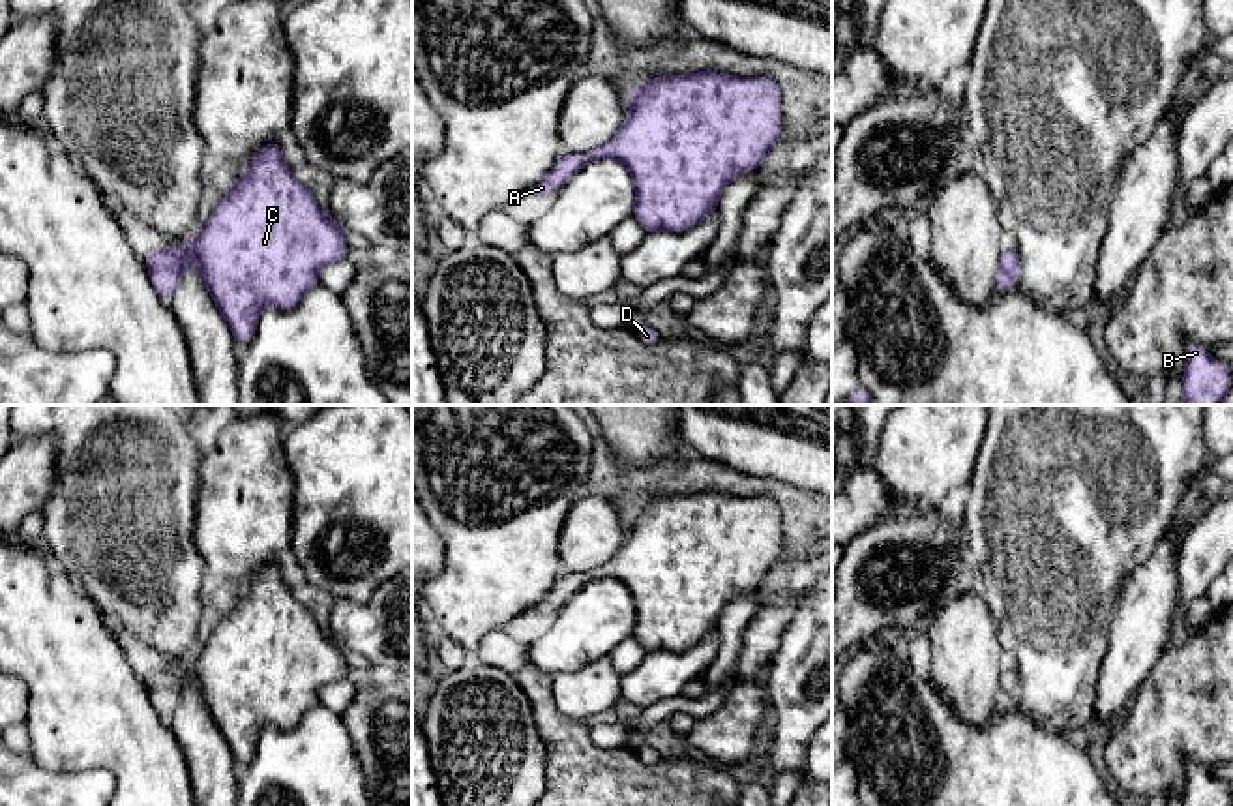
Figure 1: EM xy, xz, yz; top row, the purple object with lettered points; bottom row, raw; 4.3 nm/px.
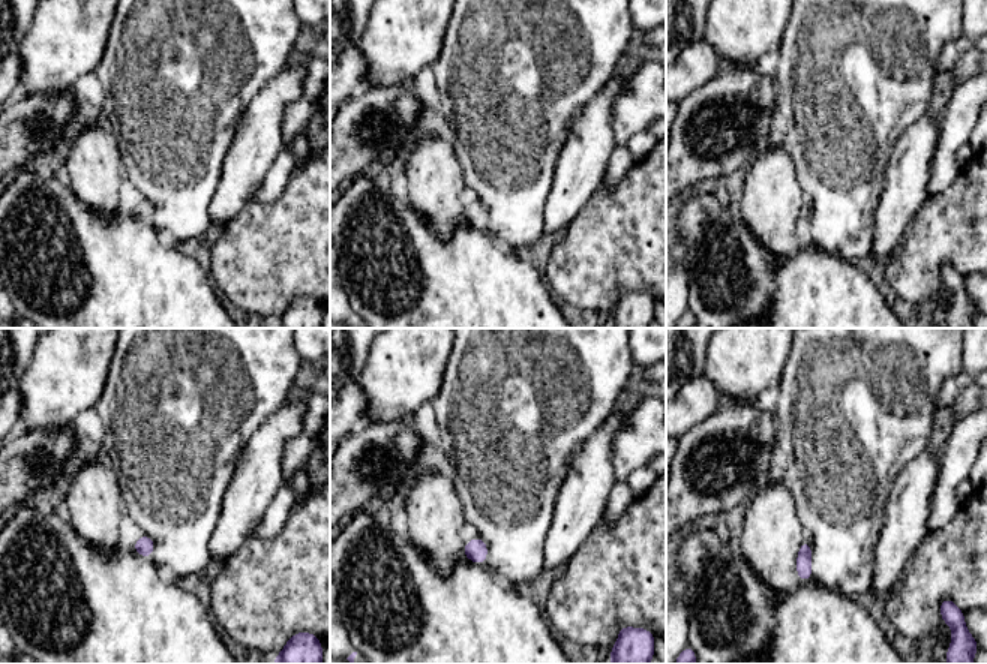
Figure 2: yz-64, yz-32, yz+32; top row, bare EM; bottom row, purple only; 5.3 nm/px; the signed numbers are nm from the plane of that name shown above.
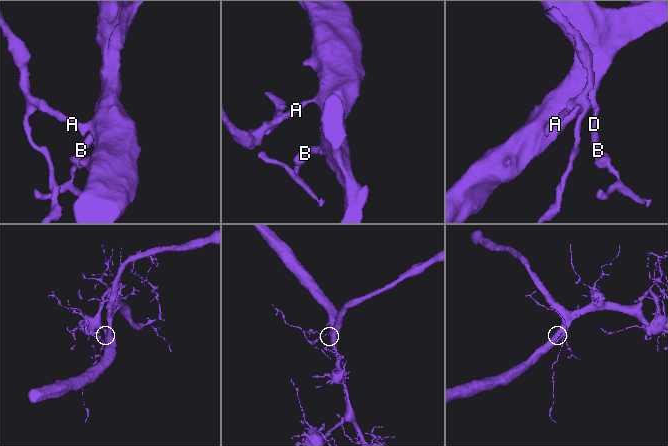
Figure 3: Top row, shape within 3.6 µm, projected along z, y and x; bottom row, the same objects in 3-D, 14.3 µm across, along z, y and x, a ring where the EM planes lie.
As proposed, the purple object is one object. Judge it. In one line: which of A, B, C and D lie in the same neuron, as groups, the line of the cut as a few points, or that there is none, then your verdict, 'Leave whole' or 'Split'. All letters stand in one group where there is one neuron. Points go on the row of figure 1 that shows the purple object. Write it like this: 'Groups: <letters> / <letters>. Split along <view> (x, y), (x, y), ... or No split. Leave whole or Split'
Groups: A B C D. No split. Leave whole

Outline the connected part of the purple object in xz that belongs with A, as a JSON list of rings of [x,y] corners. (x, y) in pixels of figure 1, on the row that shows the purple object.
[[[660,75],[628,94],[628,118],[607,144],[587,154],[570,152],[530,191],[555,193],[585,163],[613,157],[631,172],[633,217],[646,234],[684,232],[718,208],[731,180],[763,165],[781,131],[781,90],[770,77]]]

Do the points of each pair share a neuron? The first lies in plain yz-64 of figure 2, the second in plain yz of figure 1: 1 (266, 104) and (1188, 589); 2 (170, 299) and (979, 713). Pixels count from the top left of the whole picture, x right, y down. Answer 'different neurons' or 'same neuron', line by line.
1: different neurons
2: different neurons

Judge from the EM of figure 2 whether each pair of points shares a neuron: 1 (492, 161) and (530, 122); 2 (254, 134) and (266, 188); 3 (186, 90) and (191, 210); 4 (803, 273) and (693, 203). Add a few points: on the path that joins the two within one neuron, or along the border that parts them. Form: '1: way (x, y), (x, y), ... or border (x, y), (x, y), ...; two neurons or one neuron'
1: way (501, 152), (521, 131); one neuron
2: border (281, 147), (251, 198); two neurons
3: way (186, 120), (186, 180); one neuron
4: way (773, 275), (743, 245), (732, 225), (723, 222); one neuron

